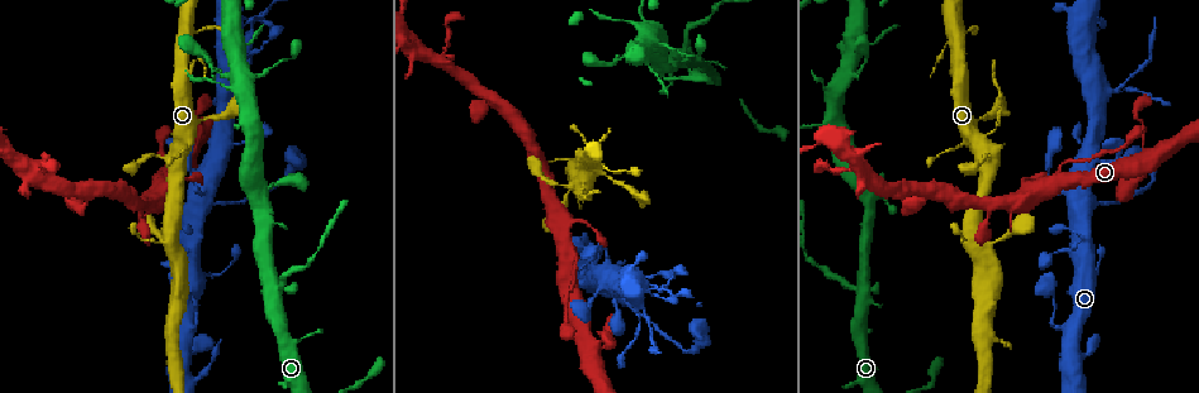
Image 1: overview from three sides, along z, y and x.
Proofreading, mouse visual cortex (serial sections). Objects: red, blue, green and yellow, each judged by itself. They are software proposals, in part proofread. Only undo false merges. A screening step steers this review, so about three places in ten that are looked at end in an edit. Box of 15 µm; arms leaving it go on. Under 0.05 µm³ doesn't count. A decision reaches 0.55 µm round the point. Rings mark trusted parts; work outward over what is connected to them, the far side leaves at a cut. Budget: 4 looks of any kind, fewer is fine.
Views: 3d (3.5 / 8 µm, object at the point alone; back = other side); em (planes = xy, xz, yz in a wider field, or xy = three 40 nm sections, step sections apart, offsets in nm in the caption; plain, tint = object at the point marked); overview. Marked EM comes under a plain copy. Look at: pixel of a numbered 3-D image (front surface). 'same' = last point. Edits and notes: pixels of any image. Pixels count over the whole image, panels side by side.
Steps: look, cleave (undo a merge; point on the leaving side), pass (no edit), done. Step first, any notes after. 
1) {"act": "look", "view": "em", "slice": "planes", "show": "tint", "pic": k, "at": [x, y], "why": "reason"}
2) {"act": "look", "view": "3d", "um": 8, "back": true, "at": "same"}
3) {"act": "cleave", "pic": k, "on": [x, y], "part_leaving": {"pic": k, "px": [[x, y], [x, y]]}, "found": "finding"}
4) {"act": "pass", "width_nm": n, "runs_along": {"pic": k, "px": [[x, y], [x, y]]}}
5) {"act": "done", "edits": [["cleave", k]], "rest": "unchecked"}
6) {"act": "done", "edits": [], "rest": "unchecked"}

{"act": "look", "view": "3d", "um": 3.5, "pic": 1, "at": [263, 43]}

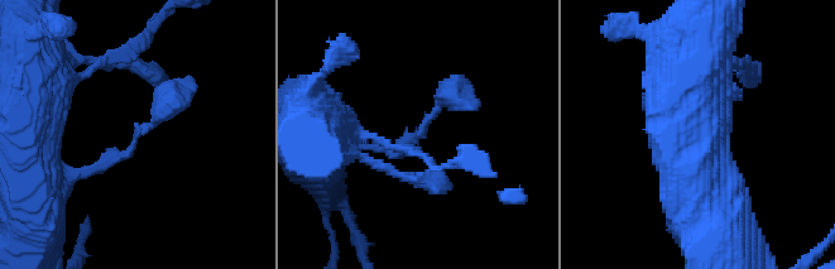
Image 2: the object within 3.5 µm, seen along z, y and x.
{"act": "look", "view": "em", "slice": "xy", "step": 5, "show": "tint", "pic": 2, "at": [419, 133], "arm_widths_nm": [150, 250]}

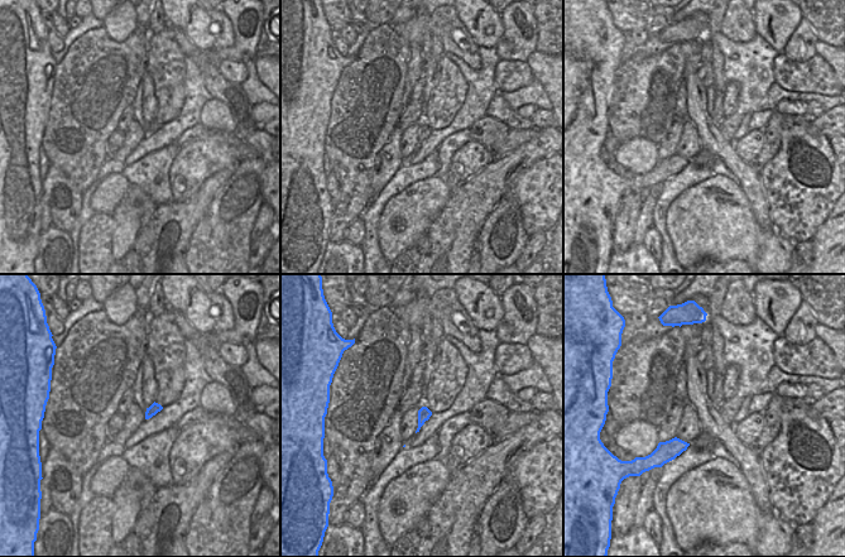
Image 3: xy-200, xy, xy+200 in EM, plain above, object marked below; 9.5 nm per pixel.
{"act": "pass", "runs_along": {"pic": 2, "px": [[70, 176], [124, 157], [186, 90]]}, "found": "continuous, no second cell"}

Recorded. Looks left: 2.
{"act": "look", "view": "em", "slice": "xy", "step": 1, "show": "tint", "pic": 1, "at": [578, 270], "why": "narrows sharply"}

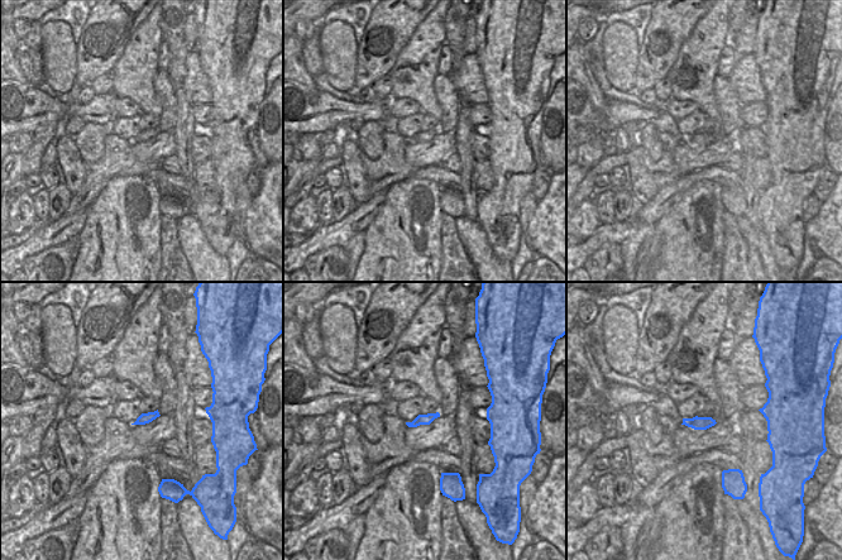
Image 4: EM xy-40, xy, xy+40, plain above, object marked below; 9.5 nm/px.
{"act": "look", "view": "3d", "um": 3.5, "at": "same"}

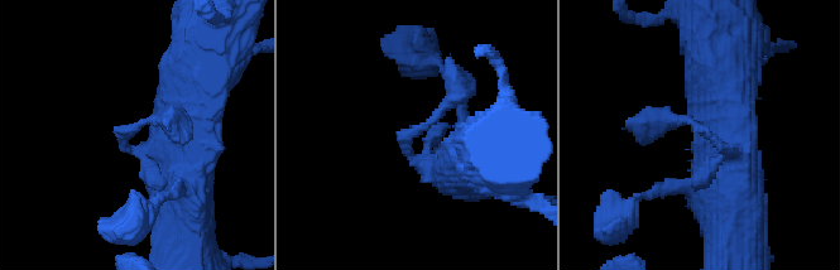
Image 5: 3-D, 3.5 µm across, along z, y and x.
{"act": "pass", "runs_along": {"pic": 5, "px": [[728, 159], [691, 120], [639, 124]]}, "found": "one cell here"}

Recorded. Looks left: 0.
{"act": "done", "edits": [], "rest": "unchecked"}

